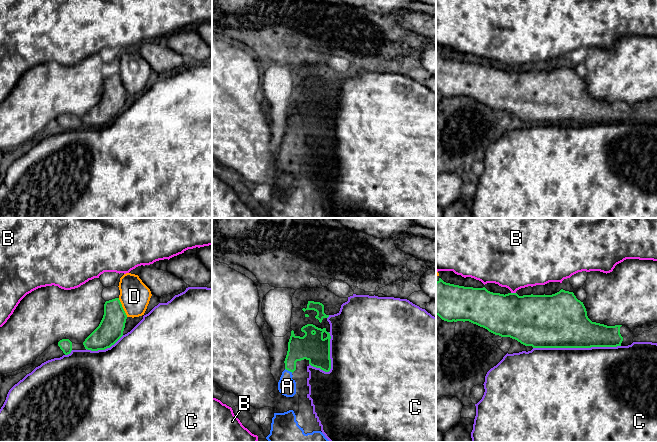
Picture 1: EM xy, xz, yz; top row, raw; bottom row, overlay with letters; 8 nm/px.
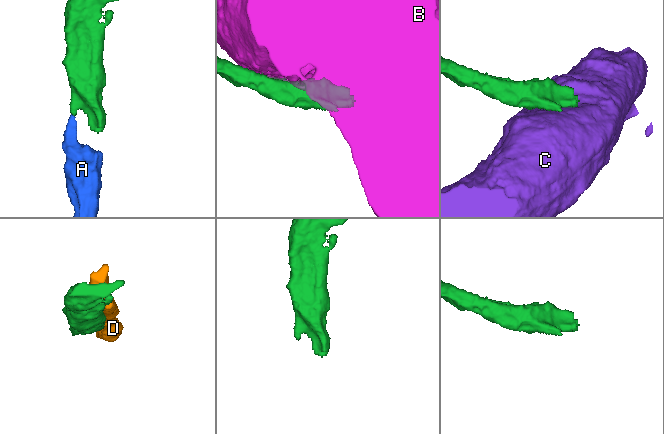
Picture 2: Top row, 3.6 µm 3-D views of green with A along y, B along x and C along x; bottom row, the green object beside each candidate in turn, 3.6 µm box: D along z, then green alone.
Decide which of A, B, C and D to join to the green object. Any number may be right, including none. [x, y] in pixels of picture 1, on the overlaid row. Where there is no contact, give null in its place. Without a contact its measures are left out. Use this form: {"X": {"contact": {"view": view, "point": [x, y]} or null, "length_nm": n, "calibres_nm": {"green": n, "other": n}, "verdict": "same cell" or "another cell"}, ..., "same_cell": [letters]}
{"A": {"contact": {"view": "xz", "point": [289, 370]}, "length_nm": 70, "calibres_nm": {"green": 200, "other": 140}, "verdict": "same cell"}, "B": {"contact": {"view": "yz", "point": [513, 293]}, "length_nm": 40, "calibres_nm": {"green": 400, "other": 420}, "verdict": "another cell"}, "C": {"contact": {"view": "yz", "point": [576, 347]}, "length_nm": 700, "calibres_nm": {"green": 440, "other": 500}, "verdict": "another cell"}, "D": {"contact": {"view": "xy", "point": [122, 307]}, "length_nm": 170, "calibres_nm": {"green": 200, "other": 240}, "verdict": "another cell"}, "same_cell": ["A"]}

